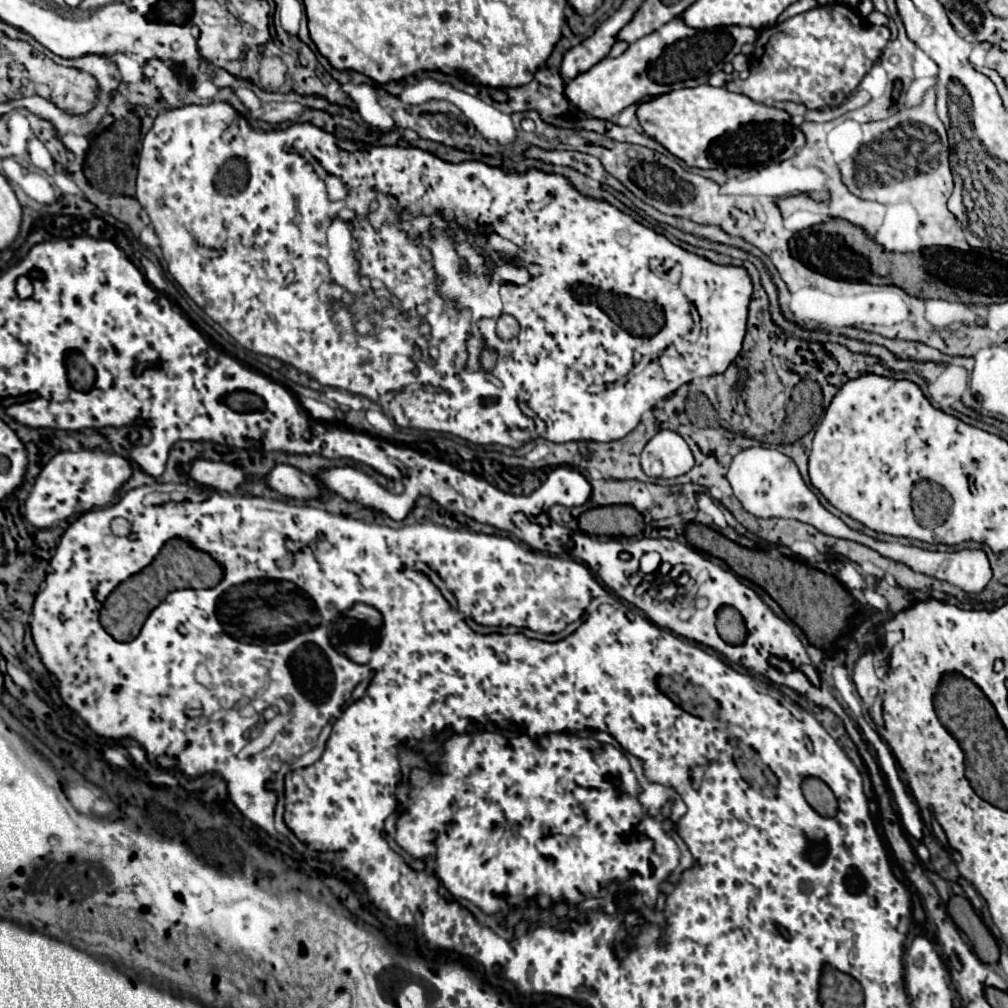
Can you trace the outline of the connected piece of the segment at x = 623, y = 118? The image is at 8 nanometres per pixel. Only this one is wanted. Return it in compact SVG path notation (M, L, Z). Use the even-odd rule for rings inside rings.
M653 95L653 97L643 97L637 105L633 105L633 107L627 107L621 115L619 115L619 119L617 119L617 123L621 126L630 126L635 130L642 132L642 128L636 118L637 107L641 105L641 103L649 103L649 101L653 101L655 97L659 97L659 95Z

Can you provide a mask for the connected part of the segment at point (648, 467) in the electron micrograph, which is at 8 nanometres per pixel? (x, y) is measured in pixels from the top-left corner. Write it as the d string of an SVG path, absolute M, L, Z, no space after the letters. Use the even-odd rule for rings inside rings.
M659 431L641 453L641 467L649 477L679 477L693 465L695 457L687 441L675 431Z

